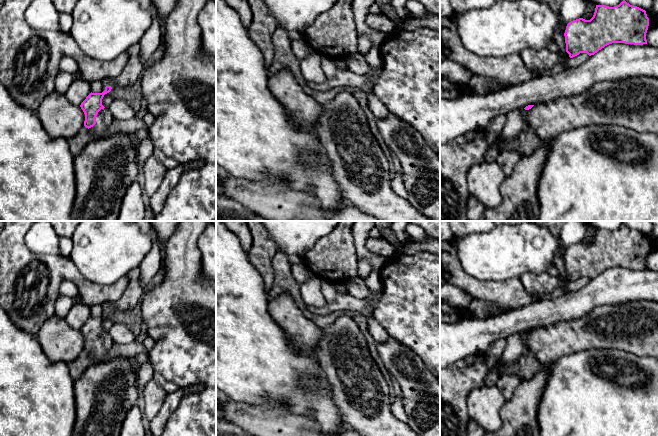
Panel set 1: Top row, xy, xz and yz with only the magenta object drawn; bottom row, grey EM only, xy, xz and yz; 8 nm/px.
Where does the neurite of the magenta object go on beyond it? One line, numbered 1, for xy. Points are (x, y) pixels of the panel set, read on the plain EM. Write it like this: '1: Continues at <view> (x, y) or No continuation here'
1: Continues at xy (104, 342)

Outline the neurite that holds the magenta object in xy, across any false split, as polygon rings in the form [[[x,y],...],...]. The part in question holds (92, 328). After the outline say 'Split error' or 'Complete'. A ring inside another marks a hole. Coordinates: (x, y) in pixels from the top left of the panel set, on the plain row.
[[[106,310],[102,317],[91,316],[80,329],[85,338],[84,351],[90,354],[90,365],[105,361],[108,351],[114,346],[109,332],[102,329],[104,319],[111,313],[111,310]]]. Split error

